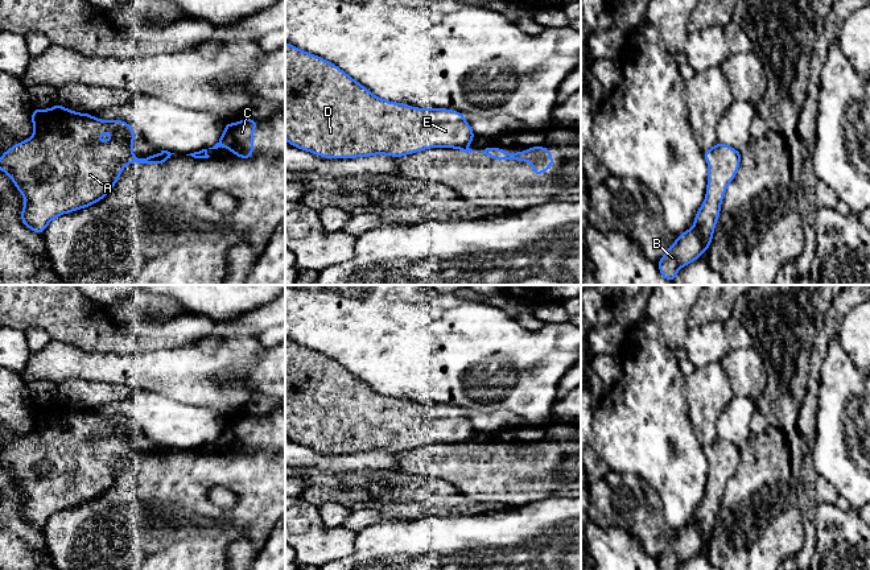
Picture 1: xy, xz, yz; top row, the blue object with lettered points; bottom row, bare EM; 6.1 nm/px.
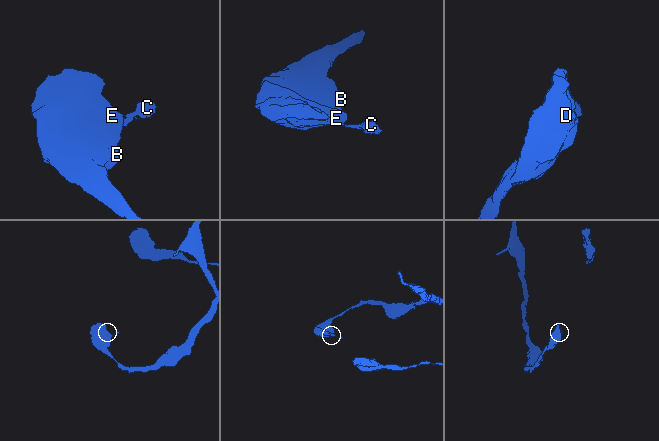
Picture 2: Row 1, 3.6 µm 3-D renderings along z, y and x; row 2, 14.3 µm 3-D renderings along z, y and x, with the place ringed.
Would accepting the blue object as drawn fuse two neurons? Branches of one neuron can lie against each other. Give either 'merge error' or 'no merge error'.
merge error

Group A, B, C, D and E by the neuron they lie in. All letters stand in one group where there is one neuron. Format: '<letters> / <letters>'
A B D E / C

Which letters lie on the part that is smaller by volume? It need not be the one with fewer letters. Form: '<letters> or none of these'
C

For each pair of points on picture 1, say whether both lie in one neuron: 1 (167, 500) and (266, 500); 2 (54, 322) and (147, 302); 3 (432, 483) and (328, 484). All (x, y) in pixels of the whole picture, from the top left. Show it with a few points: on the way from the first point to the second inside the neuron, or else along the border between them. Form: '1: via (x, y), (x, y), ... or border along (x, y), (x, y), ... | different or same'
1: via (192, 517), (240, 517) | same
2: border along (106, 309), (119, 325), (136, 322) | different
3: via (405, 483), (387, 480), (383, 484), (354, 484) | same

